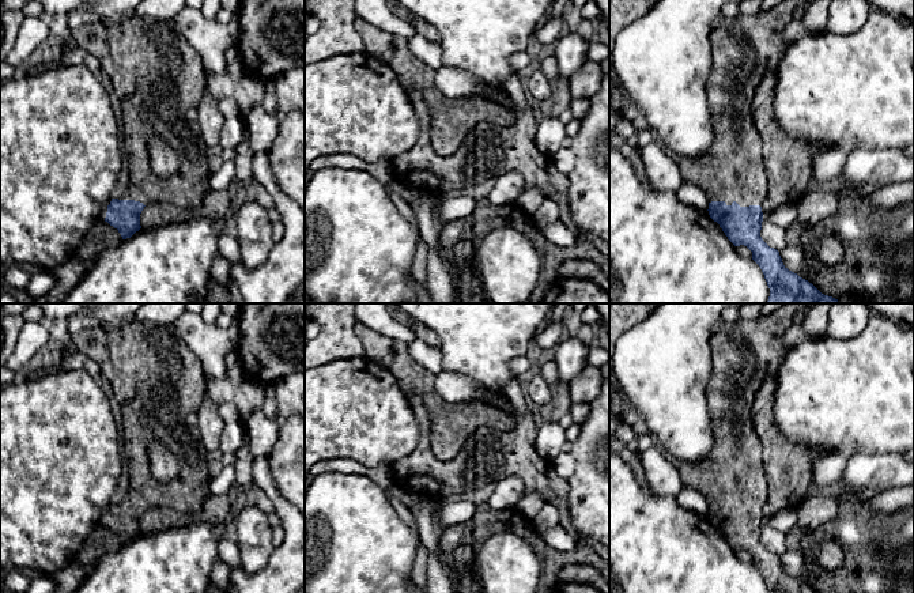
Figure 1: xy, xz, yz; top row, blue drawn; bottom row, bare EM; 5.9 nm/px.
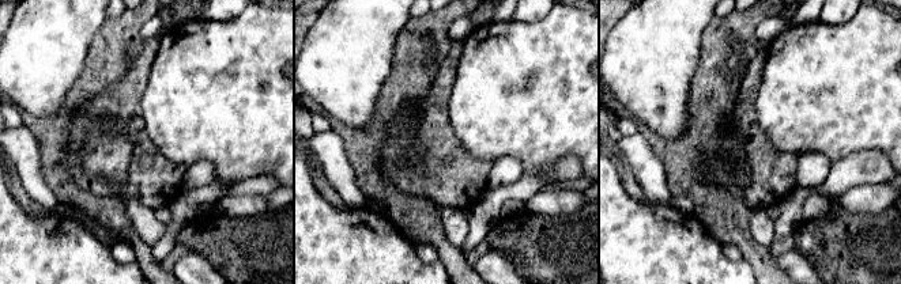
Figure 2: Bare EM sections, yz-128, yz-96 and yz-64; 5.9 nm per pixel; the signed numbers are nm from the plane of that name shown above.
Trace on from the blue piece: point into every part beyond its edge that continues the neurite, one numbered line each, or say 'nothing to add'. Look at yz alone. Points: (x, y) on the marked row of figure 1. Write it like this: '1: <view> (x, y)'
1: yz (744, 49)

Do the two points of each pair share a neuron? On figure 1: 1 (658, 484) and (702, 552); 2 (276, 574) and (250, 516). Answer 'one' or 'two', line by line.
1: two
2: two

